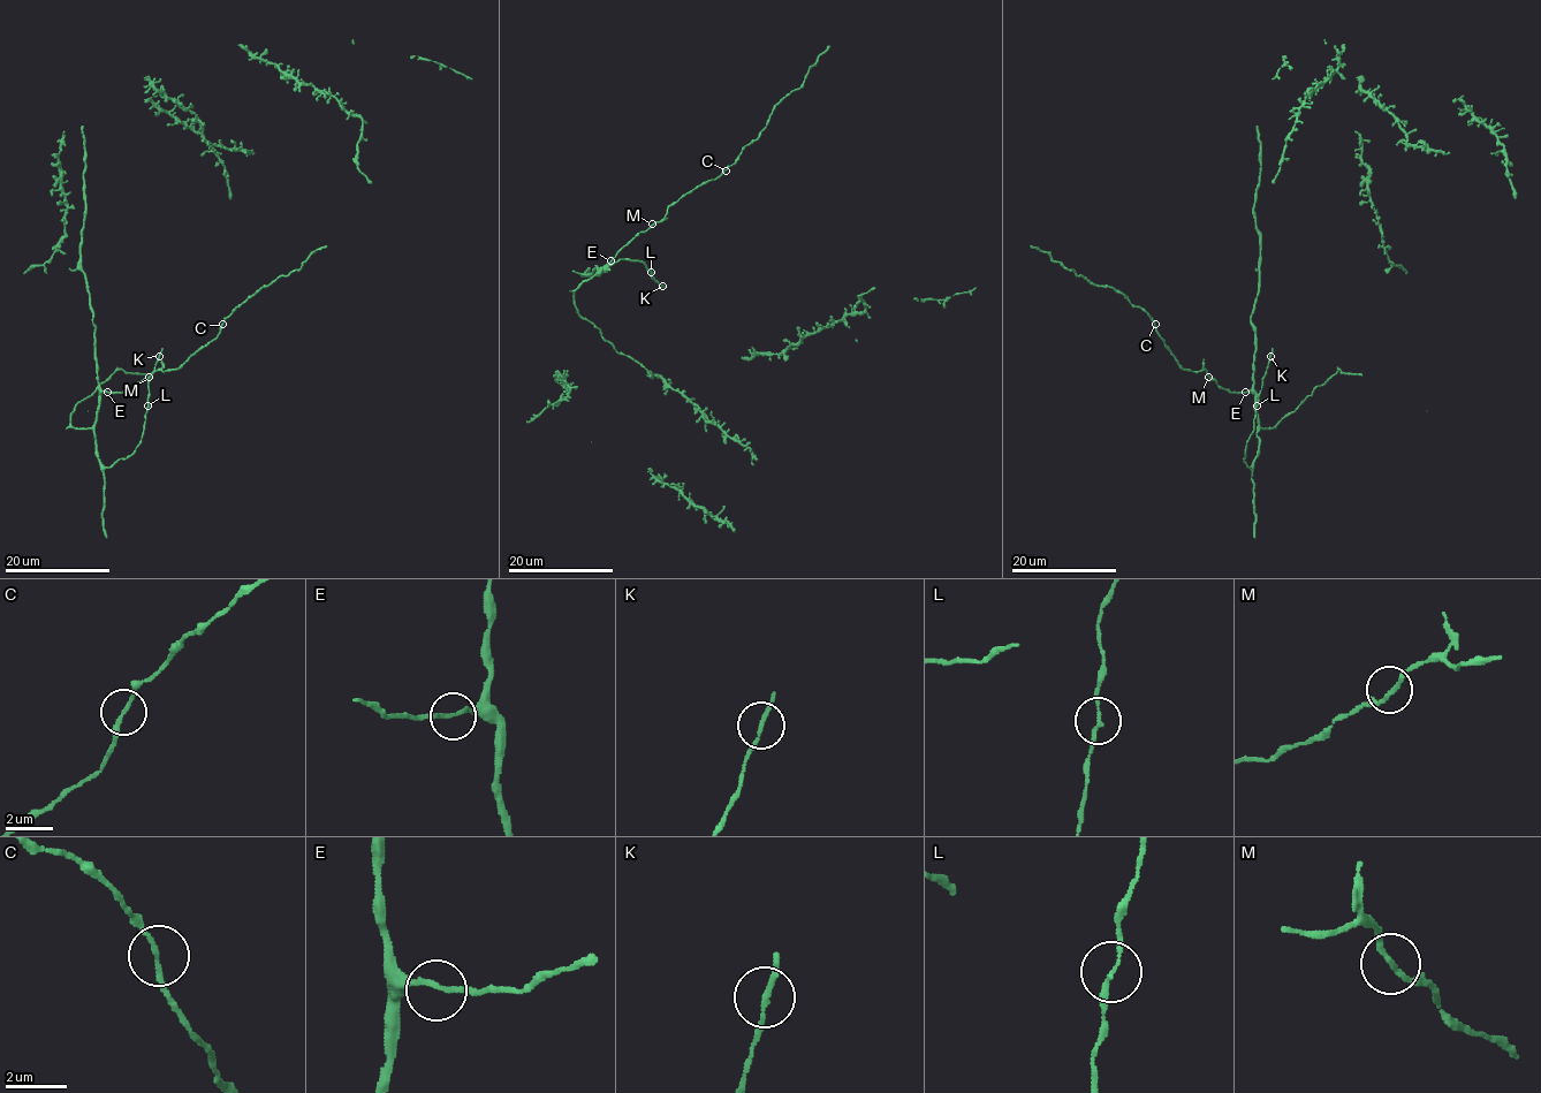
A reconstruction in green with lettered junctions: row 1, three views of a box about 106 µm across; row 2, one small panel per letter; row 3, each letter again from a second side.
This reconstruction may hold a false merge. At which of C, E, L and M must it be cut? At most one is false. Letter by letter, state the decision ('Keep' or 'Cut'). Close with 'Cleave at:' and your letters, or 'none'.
C: Keep
E: Keep
L: Keep
M: Keep
Cleave at: none

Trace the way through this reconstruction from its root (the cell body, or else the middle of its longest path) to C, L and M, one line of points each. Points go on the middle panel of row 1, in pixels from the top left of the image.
C: (587, 276), (587, 268), (583, 275), (602, 268), (670, 205), (726, 171)
L: (587, 276), (587, 268), (583, 275), (621, 259), (640, 260), (651, 272)
M: (587, 276), (587, 268), (583, 275), (590, 275), (596, 266), (599, 271), (602, 268), (652, 224)

